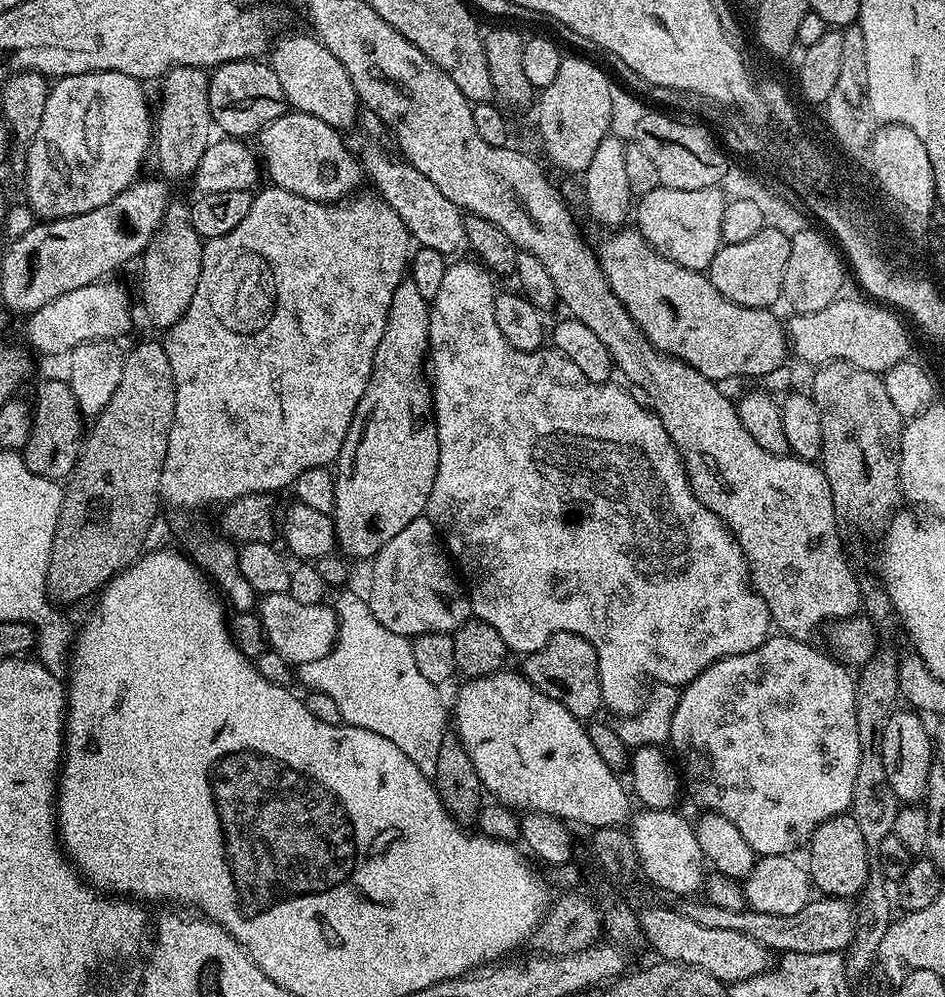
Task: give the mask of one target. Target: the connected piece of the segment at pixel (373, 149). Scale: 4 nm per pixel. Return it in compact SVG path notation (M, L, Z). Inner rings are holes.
M374 144L359 149L358 159L364 170L367 181L374 184L373 188L380 198L387 202L392 210L407 226L411 239L419 246L438 250L445 256L462 256L469 251L469 239L466 236L464 214L454 206L450 198L446 198L435 186L434 182L424 174L415 170L414 166L390 155Z

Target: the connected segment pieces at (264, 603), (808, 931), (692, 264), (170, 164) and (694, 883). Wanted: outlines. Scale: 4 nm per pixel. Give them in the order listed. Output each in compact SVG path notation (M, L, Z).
M289 591L282 594L270 594L264 596L258 604L258 615L261 626L264 627L267 647L273 652L282 654L292 665L299 666L306 662L318 662L318 658L326 658L330 650L336 645L338 631L338 612L335 607L327 608L327 603L321 602L316 605L306 605L293 598Z
M813 898L809 900L807 906L802 910L798 910L798 914L766 914L765 912L754 912L751 910L745 910L739 912L738 910L722 910L722 906L714 906L707 902L701 902L701 904L692 904L696 902L688 902L686 906L683 905L682 911L684 915L689 916L698 922L698 926L707 926L713 928L714 930L738 930L742 934L746 934L749 938L754 938L754 942L762 942L762 946L768 948L769 953L776 954L826 954L827 952L841 952L843 953L852 940L852 936L855 934L855 922L853 920L853 905L849 903L847 899L844 898Z
M663 186L647 192L639 197L634 208L635 227L647 238L648 243L666 258L678 262L678 266L686 266L692 272L704 272L710 266L714 254L722 243L722 216L726 196L720 193L719 187L703 188L702 190L674 190Z
M171 68L162 78L164 89L160 92L160 109L154 112L154 160L160 163L159 175L169 182L195 177L198 162L206 154L214 136L214 125L208 101L209 73L203 68Z
M644 808L643 810L640 810L640 813L638 812L639 811L631 817L630 835L632 841L634 842L634 850L638 852L638 858L640 859L640 872L642 873L642 876L645 876L645 878L648 879L654 887L661 888L664 892L673 892L676 896L688 896L684 898L695 897L692 895L694 895L695 892L696 894L699 893L704 886L706 879L706 861L704 859L704 855L702 854L702 846L698 846L698 838L696 837L696 830L693 821L691 819L687 820L684 816L679 816L679 814L676 813L676 810L673 810L672 808Z

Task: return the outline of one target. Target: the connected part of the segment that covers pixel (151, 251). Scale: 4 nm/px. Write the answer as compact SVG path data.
M169 203L163 224L150 238L144 251L144 282L140 286L144 312L149 322L157 324L161 330L171 328L174 322L178 322L178 318L182 318L182 314L186 314L186 306L190 306L190 298L194 298L194 290L198 290L204 245L205 241L192 225L191 207L187 203Z

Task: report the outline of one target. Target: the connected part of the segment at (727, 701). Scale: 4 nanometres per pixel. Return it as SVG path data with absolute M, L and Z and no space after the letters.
M769 635L762 646L758 646L746 654L727 656L725 660L714 662L706 670L702 670L702 674L698 674L698 678L683 685L676 709L673 712L669 732L670 748L672 746L671 751L674 756L674 751L676 751L675 759L678 761L679 771L682 773L686 792L696 796L697 802L702 806L701 809L722 814L722 818L730 818L730 822L734 822L734 826L738 826L742 838L746 838L746 842L750 842L757 857L786 856L795 853L797 851L795 848L800 848L803 844L805 847L811 841L814 830L818 830L818 826L822 826L822 822L835 816L845 815L852 806L852 795L859 764L858 723L855 714L856 681L853 673L839 659L833 658L827 651L819 652L818 649L811 648L810 645L808 640L795 640L793 636Z

